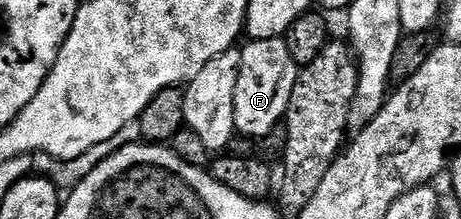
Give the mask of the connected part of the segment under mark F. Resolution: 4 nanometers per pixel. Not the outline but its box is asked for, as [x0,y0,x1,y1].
[235,37,301,137]

